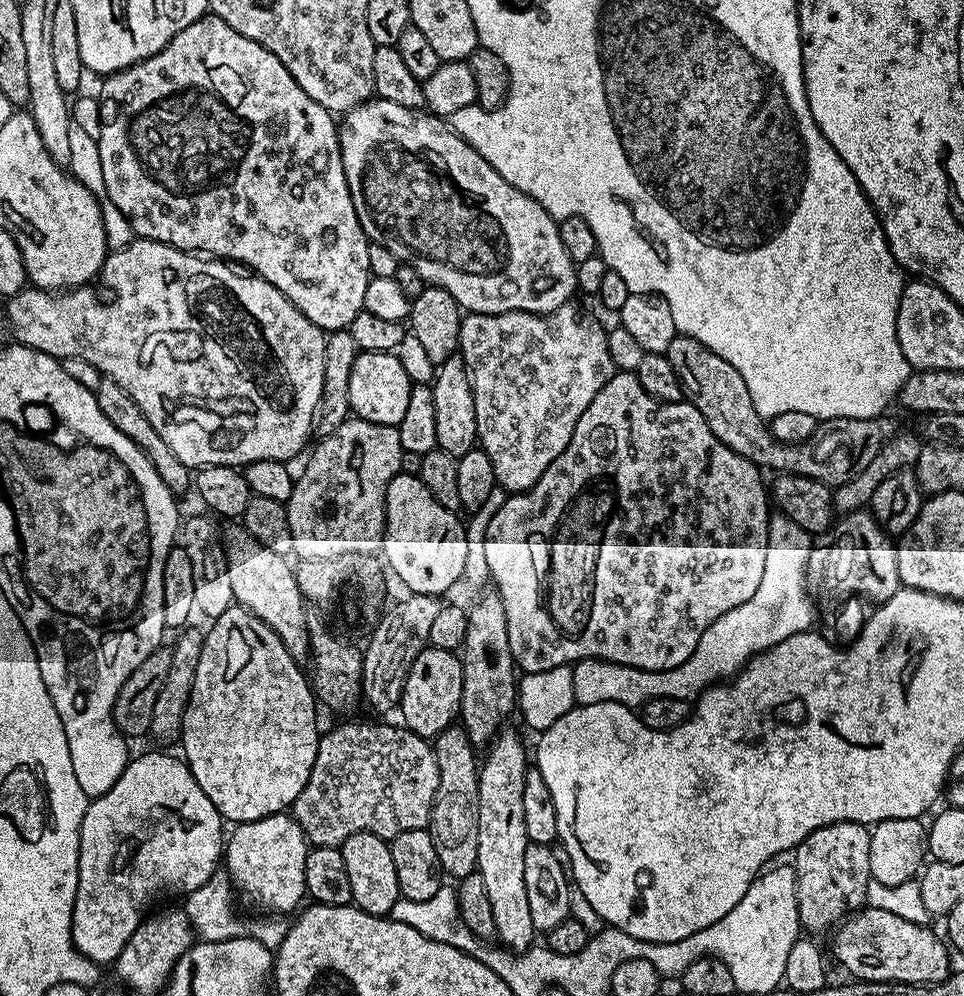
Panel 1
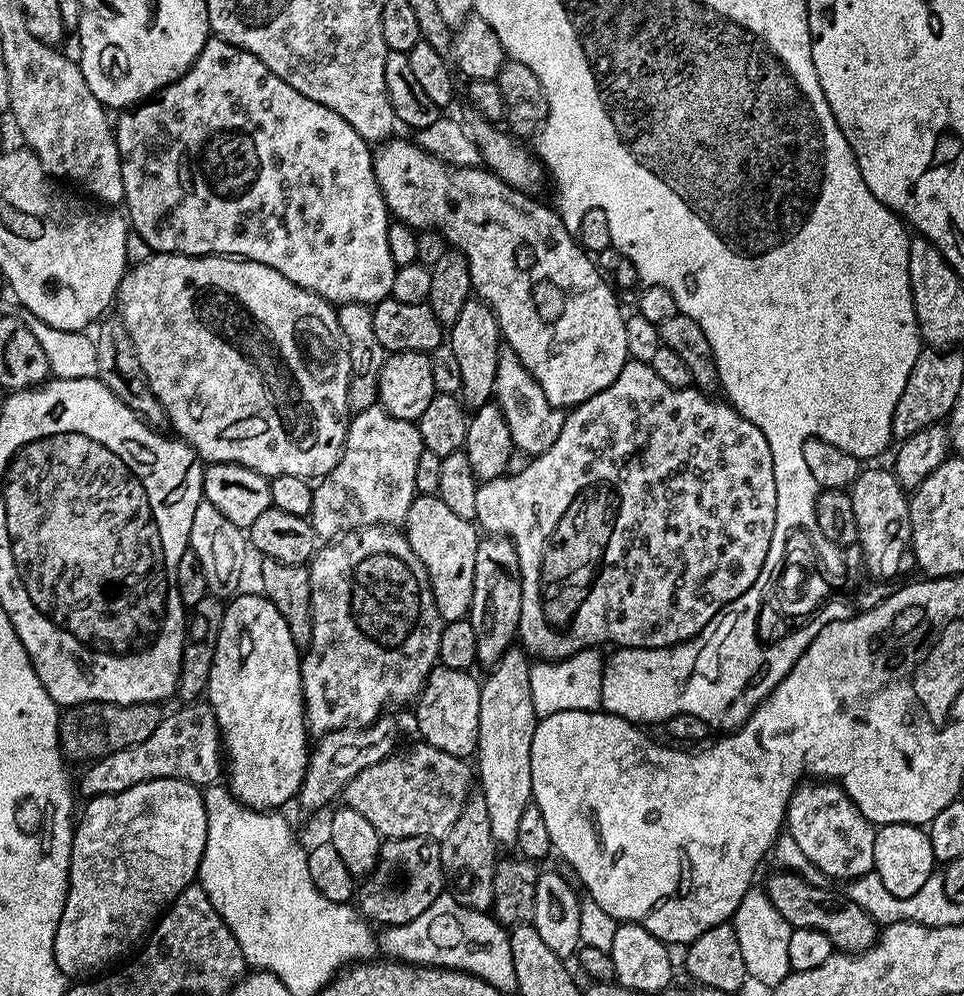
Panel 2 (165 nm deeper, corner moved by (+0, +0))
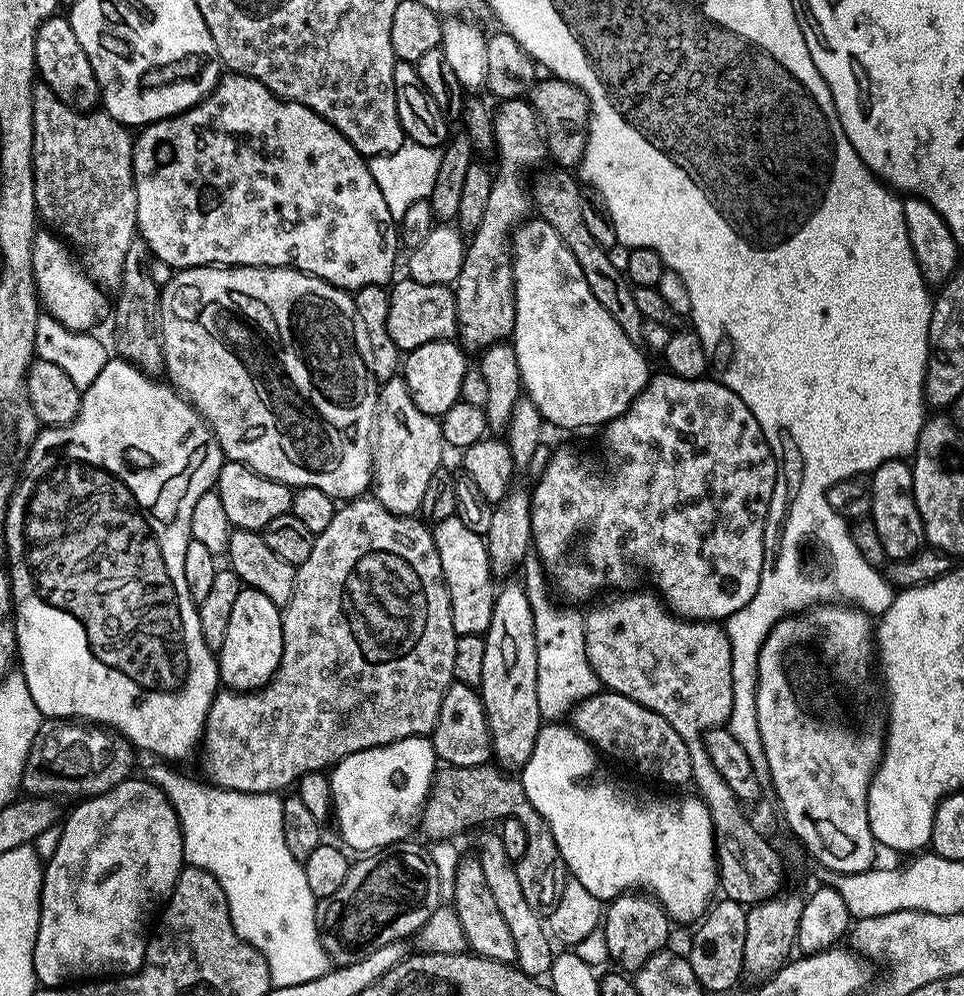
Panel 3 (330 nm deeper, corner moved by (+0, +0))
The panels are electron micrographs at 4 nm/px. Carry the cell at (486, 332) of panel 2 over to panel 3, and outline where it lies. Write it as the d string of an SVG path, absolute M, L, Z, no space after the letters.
M527 99L502 100L495 105L492 112L492 133L496 139L495 155L500 155L501 172L492 177L490 198L486 201L486 214L482 214L482 222L478 222L478 230L471 233L464 249L462 270L458 274L454 291L456 309L458 310L458 340L469 353L476 354L489 348L491 344L507 341L514 330L514 314L516 299L514 298L514 274L512 273L512 233L518 225L530 216L530 184L524 181L523 168L532 168L546 160L546 137L542 131L540 119Z

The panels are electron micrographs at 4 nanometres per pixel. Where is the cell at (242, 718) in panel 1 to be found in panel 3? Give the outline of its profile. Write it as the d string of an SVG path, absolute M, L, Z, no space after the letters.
M247 586L241 587L230 614L226 642L218 649L220 679L229 689L237 692L255 692L276 675L282 658L282 612L266 594Z

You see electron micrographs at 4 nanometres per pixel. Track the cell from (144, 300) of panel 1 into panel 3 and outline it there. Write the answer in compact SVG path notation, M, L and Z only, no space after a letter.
M209 266L207 268L182 268L172 281L160 290L160 337L164 351L164 370L171 384L201 418L208 423L220 450L229 460L252 468L271 480L277 480L293 489L314 486L326 490L334 498L347 502L369 491L372 482L372 450L376 423L377 381L373 380L358 347L358 328L354 323L355 299L345 289L335 288L317 276L307 276L296 268L238 268L235 266Z

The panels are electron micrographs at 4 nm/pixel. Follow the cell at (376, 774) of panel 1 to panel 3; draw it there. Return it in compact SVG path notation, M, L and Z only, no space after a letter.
M491 763L466 766L465 768L441 767L432 777L432 788L428 792L428 800L424 804L424 811L420 817L419 831L424 831L425 836L430 838L429 841L445 841L456 837L454 835L460 833L464 828L484 820L490 819L493 822L499 822L510 816L518 818L518 822L522 822L523 828L526 829L526 842L528 843L526 854L522 854L522 858L515 861L518 882L522 886L522 894L526 894L526 902L530 902L530 906L537 912L548 914L556 904L559 904L560 895L564 891L566 881L564 859L554 842L554 834L550 830L550 826L542 818L542 814L538 814L538 810L534 810L530 798L526 798L526 790L520 779L509 774L503 767L492 767Z

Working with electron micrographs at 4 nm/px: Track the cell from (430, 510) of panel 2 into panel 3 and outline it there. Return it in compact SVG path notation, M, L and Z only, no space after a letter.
M452 515L445 521L434 524L436 549L442 562L442 574L448 587L450 598L450 614L454 622L457 636L484 636L490 626L490 618L494 610L496 592L492 567L488 561L488 546L485 537L469 530L459 515Z

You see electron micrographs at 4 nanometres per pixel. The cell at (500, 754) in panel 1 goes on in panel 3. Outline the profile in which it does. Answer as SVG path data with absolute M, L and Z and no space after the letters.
M523 583L504 584L501 588L499 585L484 645L486 659L482 661L482 682L478 691L484 701L484 713L492 735L492 751L505 769L520 770L532 757L534 742L542 727L535 690L538 658L534 614Z

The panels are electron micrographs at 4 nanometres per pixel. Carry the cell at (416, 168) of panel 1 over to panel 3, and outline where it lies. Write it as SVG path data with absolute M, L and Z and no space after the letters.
M529 218L517 227L516 231L512 233L512 273L514 274L516 313L514 314L514 330L510 337L510 343L518 358L520 382L527 399L532 400L534 406L538 406L538 410L544 415L544 419L549 425L557 424L560 428L597 427L596 429L599 429L601 426L609 424L614 418L621 416L632 405L637 394L648 385L650 371L648 372L647 358L649 359L649 357L642 351L641 345L637 341L631 340L622 330L622 326L618 326L618 322L614 322L614 318L610 318L610 314L606 314L602 302L598 302L598 298L594 298L594 294L590 294L590 286L586 286L586 278L582 278L582 266L578 266L578 261L574 258L574 254L570 254L566 242L562 242L562 238L558 238L558 234L554 234L554 226L550 226L545 220L539 218Z

